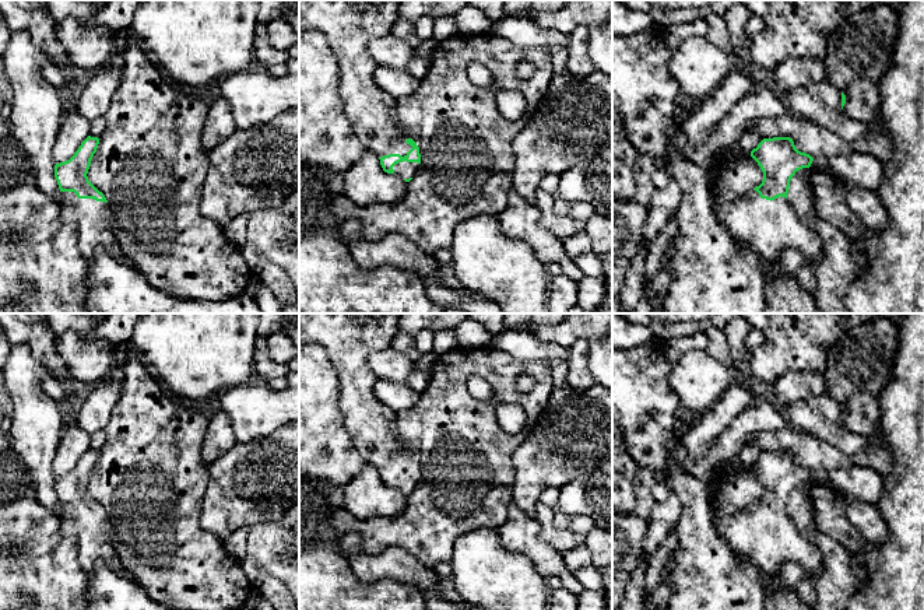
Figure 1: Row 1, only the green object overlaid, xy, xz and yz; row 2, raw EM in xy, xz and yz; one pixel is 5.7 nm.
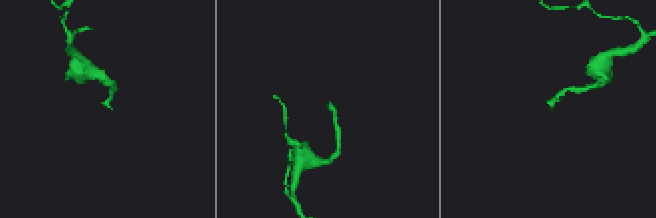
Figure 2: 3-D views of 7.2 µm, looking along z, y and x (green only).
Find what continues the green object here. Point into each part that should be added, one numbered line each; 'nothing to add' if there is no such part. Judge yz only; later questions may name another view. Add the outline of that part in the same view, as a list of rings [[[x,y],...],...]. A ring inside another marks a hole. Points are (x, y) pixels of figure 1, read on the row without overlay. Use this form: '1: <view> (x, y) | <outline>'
1: yz (770, 542) | [[[752,504],[719,518],[714,529],[727,544],[748,555],[769,575],[781,572],[788,561],[797,561],[811,581],[819,574],[819,550],[797,530],[786,511],[770,515]]]

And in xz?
1: xz (348, 339) | [[[299,313],[299,344],[317,343],[326,350],[338,378],[340,411],[345,428],[358,453],[379,471],[389,467],[404,470],[412,462],[405,456],[410,451],[398,435],[397,413],[382,404],[373,395],[373,385],[377,376],[368,361],[370,354],[391,348],[393,340],[400,334],[398,319],[400,313]]]

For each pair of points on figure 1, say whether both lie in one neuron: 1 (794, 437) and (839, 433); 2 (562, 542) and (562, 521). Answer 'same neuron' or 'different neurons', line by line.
1: different neurons
2: different neurons

